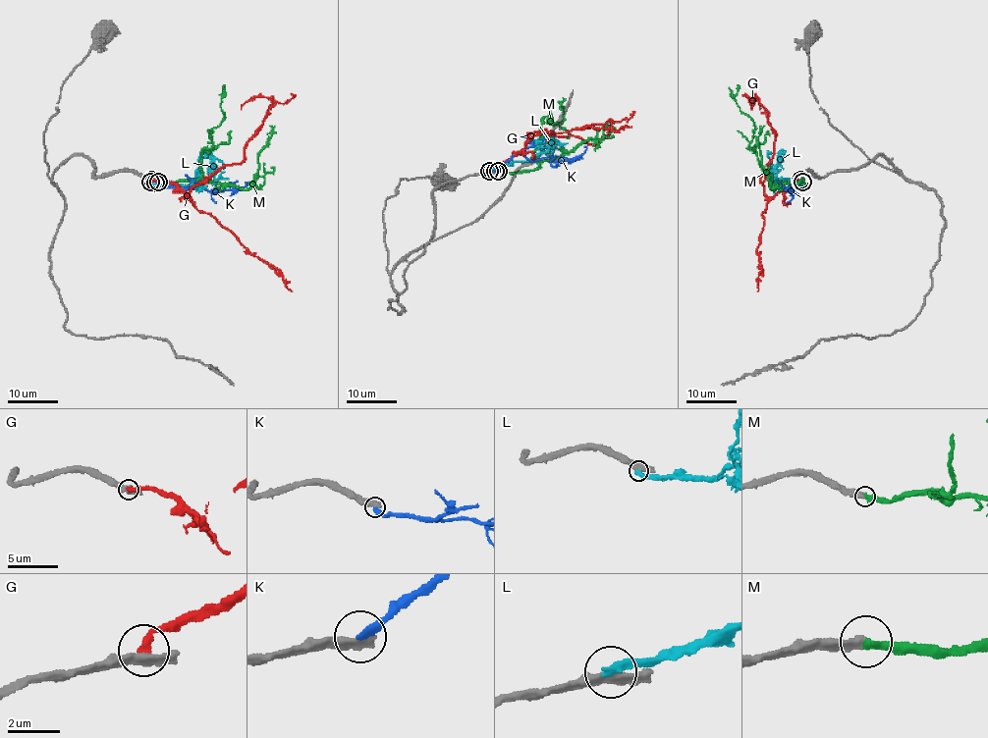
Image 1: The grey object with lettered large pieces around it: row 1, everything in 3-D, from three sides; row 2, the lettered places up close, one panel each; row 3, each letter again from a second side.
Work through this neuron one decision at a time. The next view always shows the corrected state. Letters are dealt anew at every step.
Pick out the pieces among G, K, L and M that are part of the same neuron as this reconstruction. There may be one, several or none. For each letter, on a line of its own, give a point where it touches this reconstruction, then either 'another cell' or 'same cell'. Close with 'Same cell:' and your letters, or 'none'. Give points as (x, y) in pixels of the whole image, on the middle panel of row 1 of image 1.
G: meets grey at (491, 170); another cell
K: meets grey at (495, 171); another cell
L: meets grey at (489, 171); another cell
M: meets grey at (498, 171); same cell
Same cell: M

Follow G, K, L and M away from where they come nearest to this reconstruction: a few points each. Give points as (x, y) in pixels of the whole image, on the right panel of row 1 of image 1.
G: (800, 181), (788, 182), (768, 196), (764, 192), (774, 131), (768, 112), (753, 97), (759, 109)
K: (801, 183), (798, 186), (788, 186), (786, 189), (791, 189), (787, 190), (790, 189), (777, 182)
L: (801, 182), (793, 185), (788, 181), (778, 181), (768, 158), (771, 152)
M: (801, 182), (776, 182), (748, 146), (755, 126), (737, 104), (739, 84)

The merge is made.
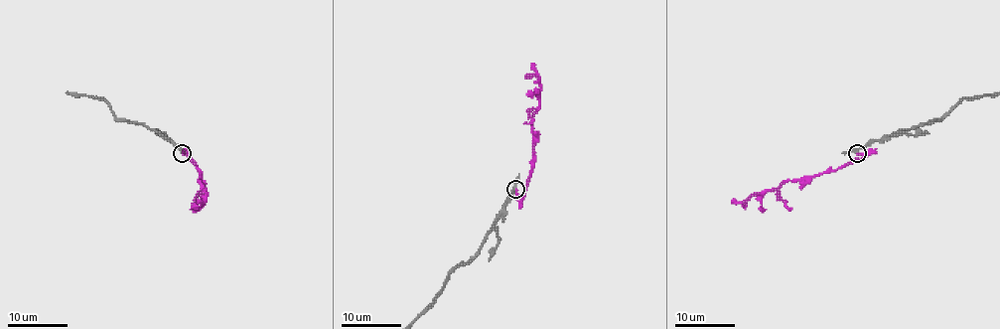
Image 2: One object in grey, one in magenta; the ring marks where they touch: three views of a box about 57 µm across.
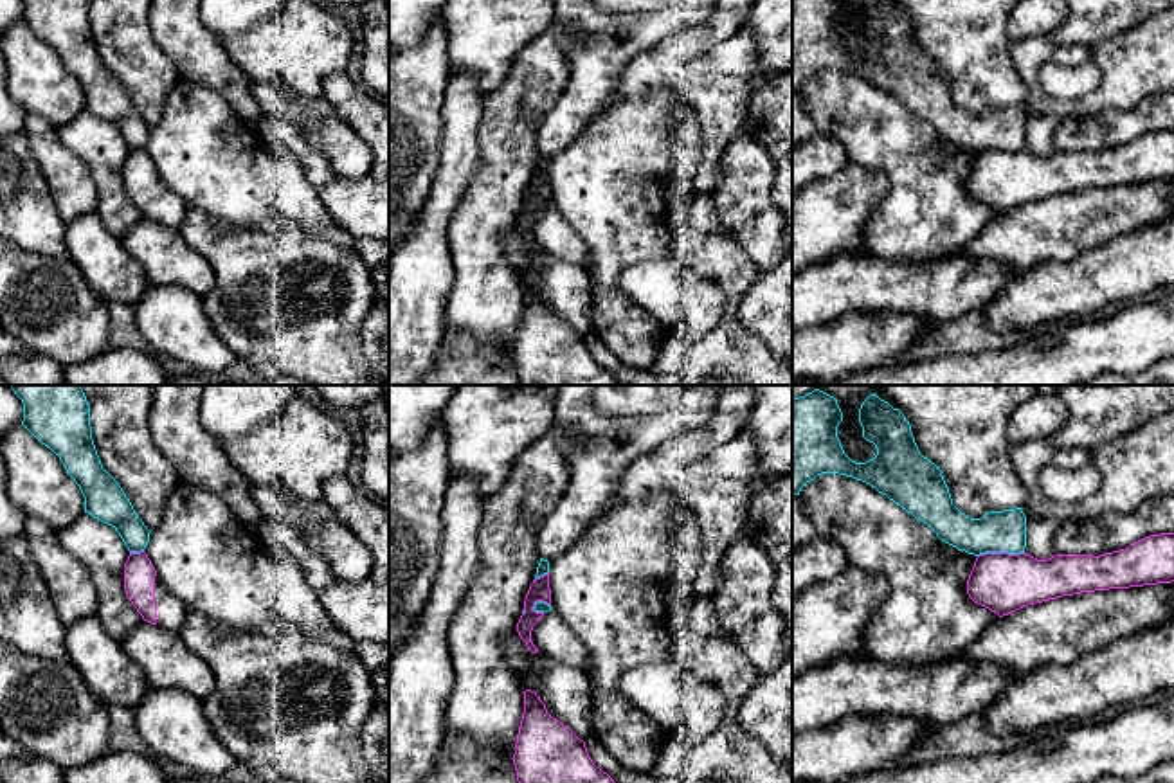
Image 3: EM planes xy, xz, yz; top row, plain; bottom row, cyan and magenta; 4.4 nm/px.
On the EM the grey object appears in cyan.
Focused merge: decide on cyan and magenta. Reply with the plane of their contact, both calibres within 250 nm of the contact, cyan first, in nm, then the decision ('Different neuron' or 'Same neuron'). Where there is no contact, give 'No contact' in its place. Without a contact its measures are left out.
Touches cyan in yz. Thickness 190 nm (cyan) against 260 nm. Different neuron

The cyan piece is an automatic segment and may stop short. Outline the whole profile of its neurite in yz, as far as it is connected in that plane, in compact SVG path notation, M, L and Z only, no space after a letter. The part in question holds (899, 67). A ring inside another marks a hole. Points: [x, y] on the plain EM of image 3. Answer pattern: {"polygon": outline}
{"polygon": "M792 0L792 92L821 70L839 70L853 74L875 85L917 117L927 121L936 133L969 151L985 149L1019 151L1026 144L1026 113L1021 104L989 108L981 115L962 110L951 95L940 63L924 54L915 40L911 22L906 13L890 0L862 0L859 20L862 34L875 41L877 52L866 59L852 58L837 34L843 9L837 0Z"}

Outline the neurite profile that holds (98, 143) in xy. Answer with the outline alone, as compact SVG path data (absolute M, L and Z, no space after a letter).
M83 110L58 128L58 139L86 164L97 191L95 214L103 225L117 238L126 234L144 216L124 187L130 148L115 124Z

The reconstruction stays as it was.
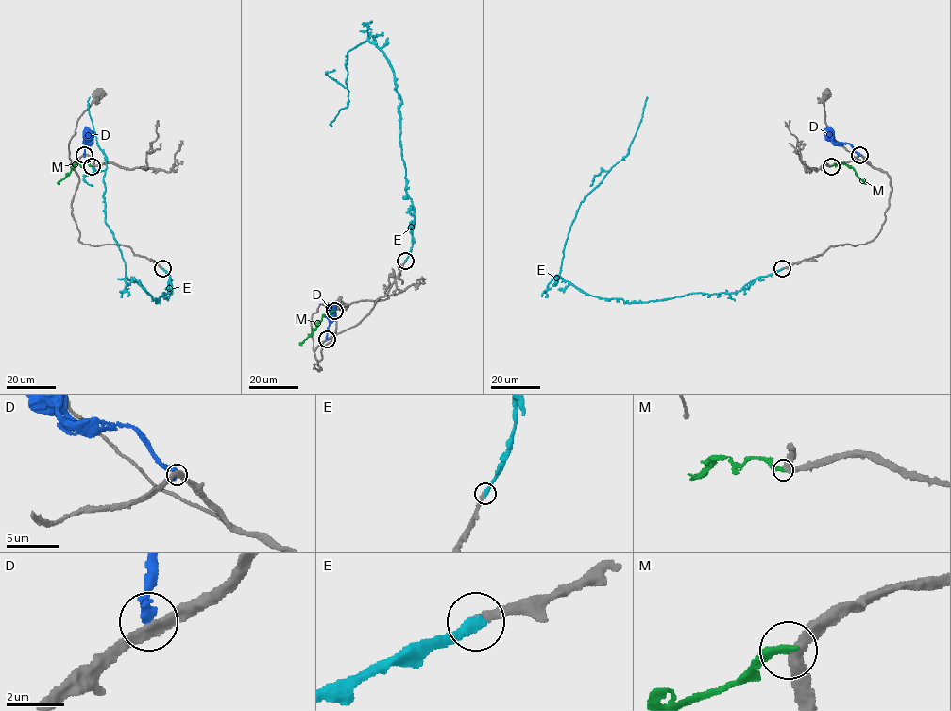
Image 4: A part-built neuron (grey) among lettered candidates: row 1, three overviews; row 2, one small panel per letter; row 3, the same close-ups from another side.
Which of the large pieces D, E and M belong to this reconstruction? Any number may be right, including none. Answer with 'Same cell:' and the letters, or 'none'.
Same cell: E

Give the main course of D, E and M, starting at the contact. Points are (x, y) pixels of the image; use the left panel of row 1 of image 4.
D: (84, 155), (83, 133), (89, 128)
E: (162, 268), (172, 293), (157, 303), (126, 276), (105, 222), (106, 157), (97, 143), (90, 96)
M: (92, 166), (76, 163), (59, 184)

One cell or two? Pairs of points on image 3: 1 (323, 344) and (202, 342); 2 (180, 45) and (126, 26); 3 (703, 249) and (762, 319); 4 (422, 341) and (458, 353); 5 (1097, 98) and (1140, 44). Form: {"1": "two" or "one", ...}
{"1": "two", "2": "two", "3": "two", "4": "two", "5": "one"}

